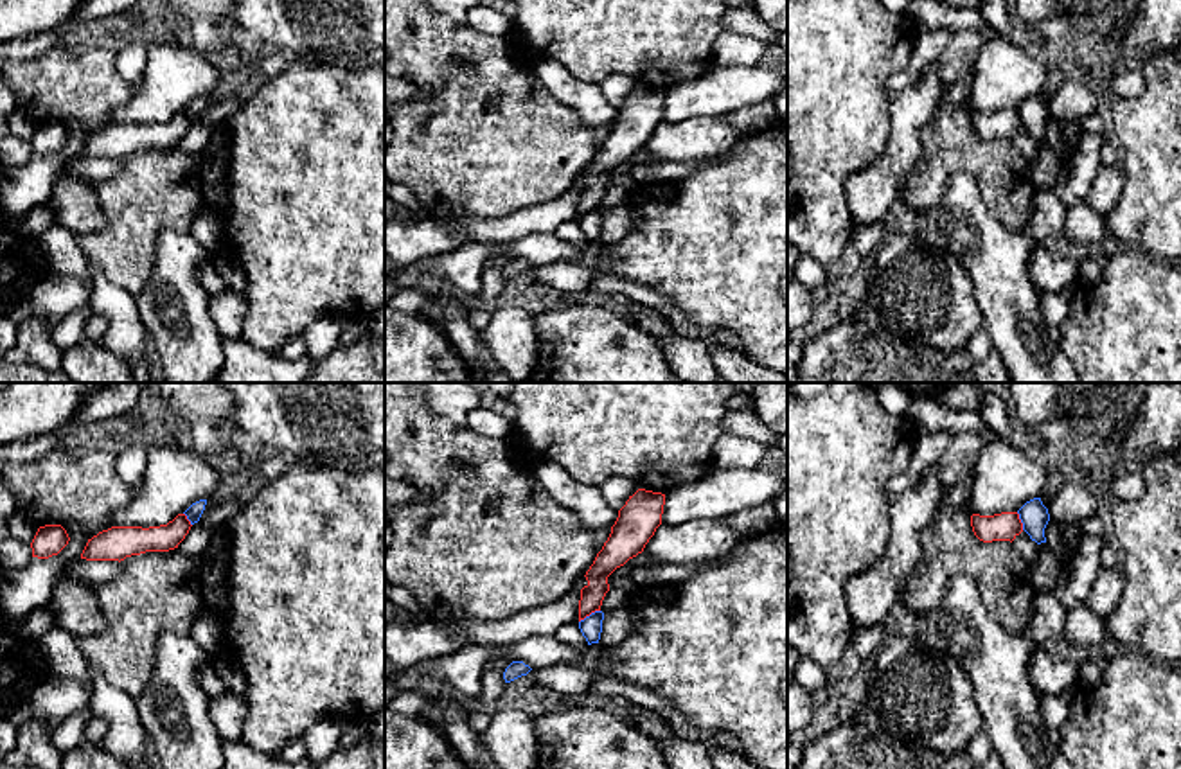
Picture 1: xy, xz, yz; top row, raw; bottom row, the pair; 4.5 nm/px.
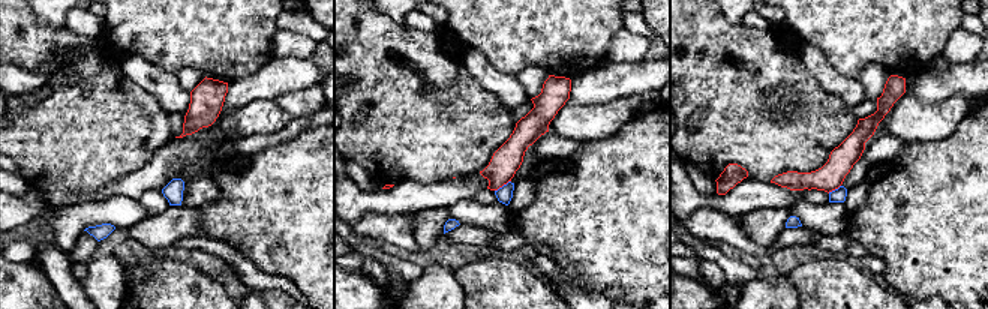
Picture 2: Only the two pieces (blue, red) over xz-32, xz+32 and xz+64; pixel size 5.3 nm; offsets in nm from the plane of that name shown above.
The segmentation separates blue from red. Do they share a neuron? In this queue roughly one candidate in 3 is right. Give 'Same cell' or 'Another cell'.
Another cell

